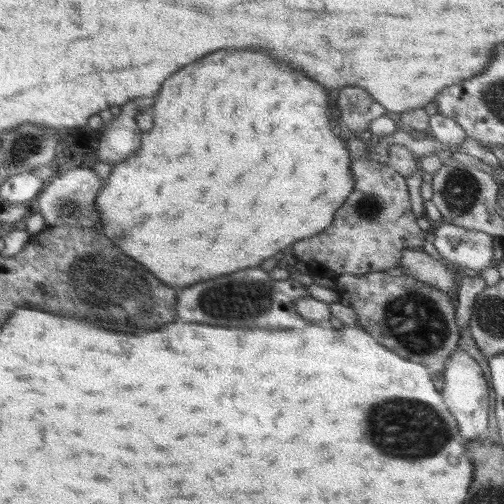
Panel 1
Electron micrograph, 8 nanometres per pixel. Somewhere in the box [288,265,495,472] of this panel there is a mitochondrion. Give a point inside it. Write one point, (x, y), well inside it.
(408, 429)

